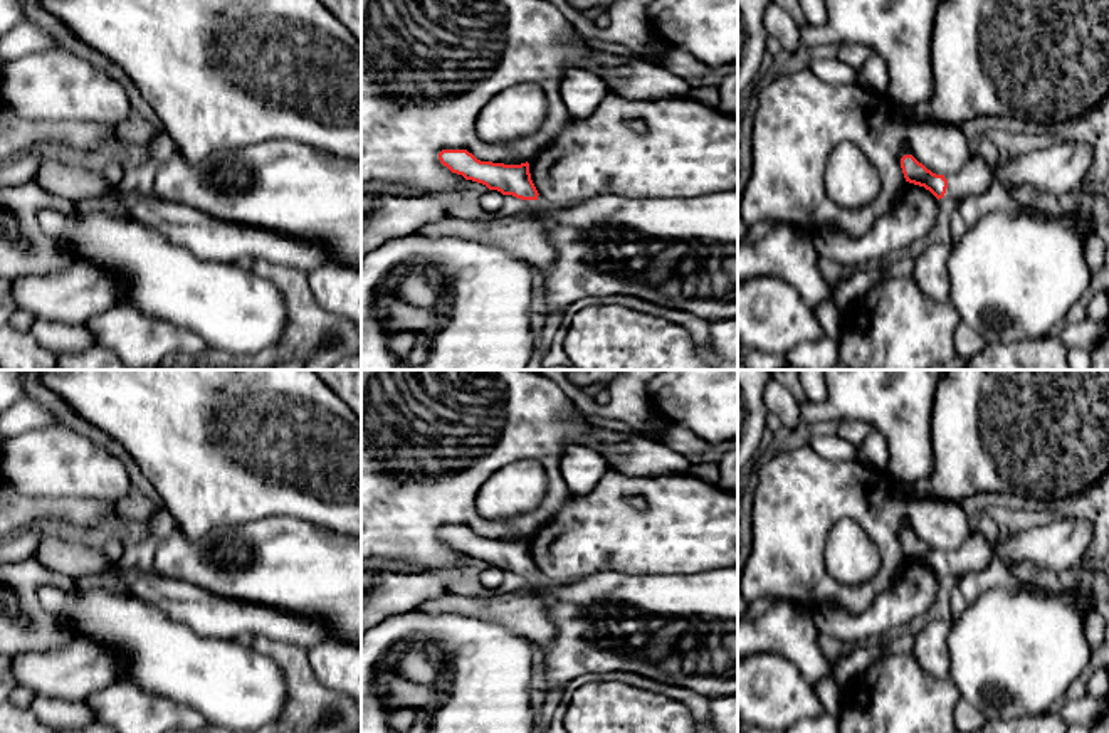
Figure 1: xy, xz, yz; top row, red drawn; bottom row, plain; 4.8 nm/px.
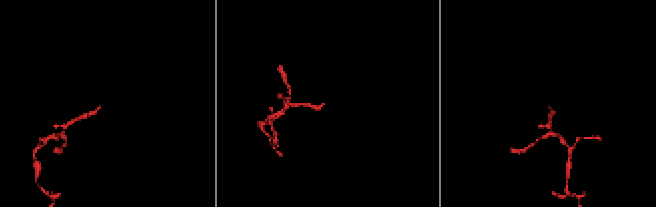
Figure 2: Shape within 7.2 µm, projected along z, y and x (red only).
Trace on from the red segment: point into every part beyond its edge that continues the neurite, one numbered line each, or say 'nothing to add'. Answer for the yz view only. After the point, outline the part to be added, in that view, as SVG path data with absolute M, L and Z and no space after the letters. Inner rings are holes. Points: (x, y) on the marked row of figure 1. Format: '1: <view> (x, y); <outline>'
1: yz (1054, 174); M1057 141L996 166L976 153L956 175L948 177L948 187L956 202L1001 183L1007 190L1028 187L1040 203L1062 203L1085 188L1092 158L1094 146L1079 141Z

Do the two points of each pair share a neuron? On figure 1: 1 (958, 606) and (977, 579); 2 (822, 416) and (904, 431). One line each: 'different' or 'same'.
1: same
2: same

